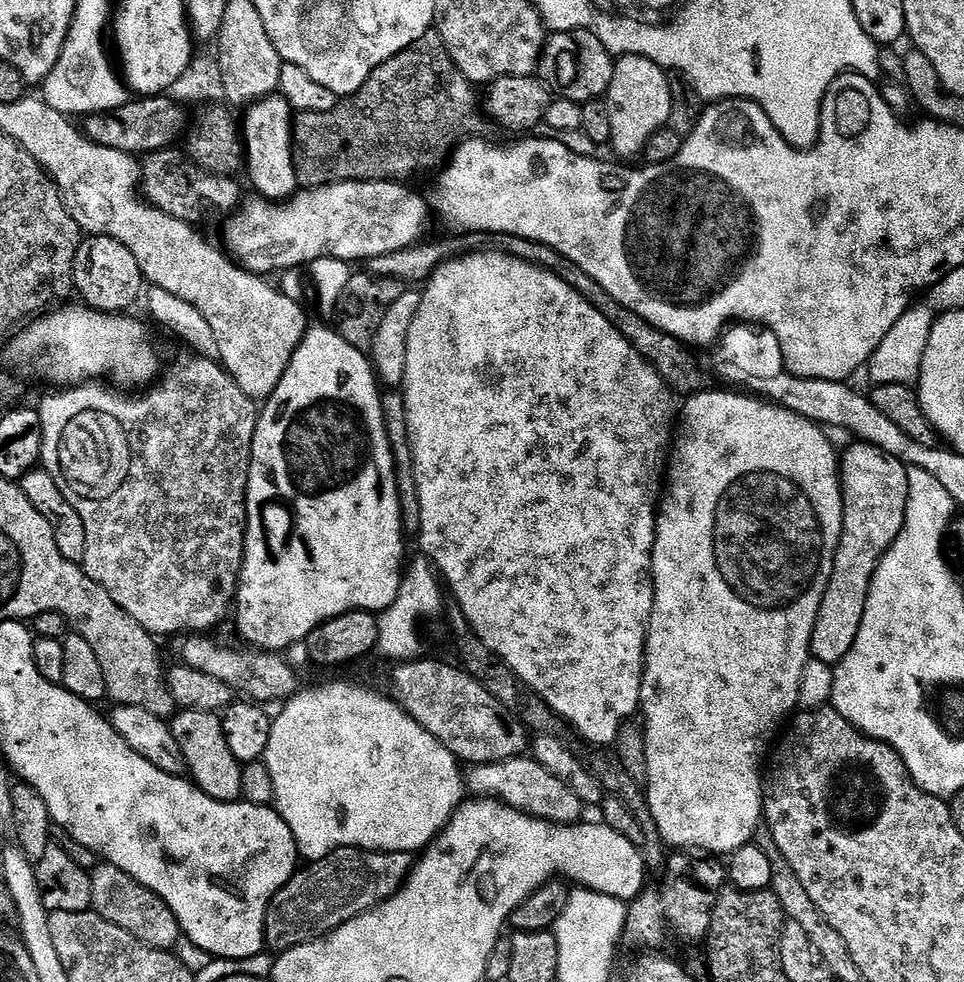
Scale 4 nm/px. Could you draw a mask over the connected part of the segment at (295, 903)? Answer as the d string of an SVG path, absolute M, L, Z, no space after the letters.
M339 848L328 859L318 860L304 867L290 878L290 882L286 882L282 890L278 890L268 907L264 938L267 947L273 948L273 953L289 952L294 946L302 946L311 940L321 940L323 936L329 936L334 929L341 928L363 912L377 908L399 892L408 881L408 875L414 867L414 856L411 852L363 852L358 848Z

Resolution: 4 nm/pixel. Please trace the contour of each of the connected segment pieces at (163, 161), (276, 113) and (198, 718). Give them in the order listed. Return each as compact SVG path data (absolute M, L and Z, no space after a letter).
M161 150L151 153L148 161L142 164L142 192L148 203L170 214L179 220L191 221L192 215L203 206L204 200L209 200L216 208L221 208L224 214L231 213L240 207L242 195L235 179L217 176L204 171L195 160L189 158L183 151Z
M273 94L257 100L242 116L242 136L246 141L246 172L259 195L266 200L283 202L296 195L298 173L294 151L294 109L287 97Z
M184 710L171 721L171 725L174 738L178 738L178 746L188 763L192 783L210 798L221 800L223 804L239 801L244 791L242 786L244 768L230 750L224 733L223 719L214 712Z

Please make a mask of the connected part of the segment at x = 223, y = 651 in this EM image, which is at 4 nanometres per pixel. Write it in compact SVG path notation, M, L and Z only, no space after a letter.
M192 634L180 648L179 659L187 668L200 670L202 674L210 674L210 678L218 678L232 688L233 693L245 692L249 701L261 706L272 706L275 700L287 702L296 695L297 669L292 668L280 652L269 652L255 646L231 648L228 644L215 644L208 634Z

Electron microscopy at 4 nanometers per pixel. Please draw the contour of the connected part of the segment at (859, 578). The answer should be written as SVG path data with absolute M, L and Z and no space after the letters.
M854 443L839 457L840 482L844 489L844 533L812 635L812 656L833 666L846 658L858 634L876 567L902 530L908 501L906 465L874 444Z

